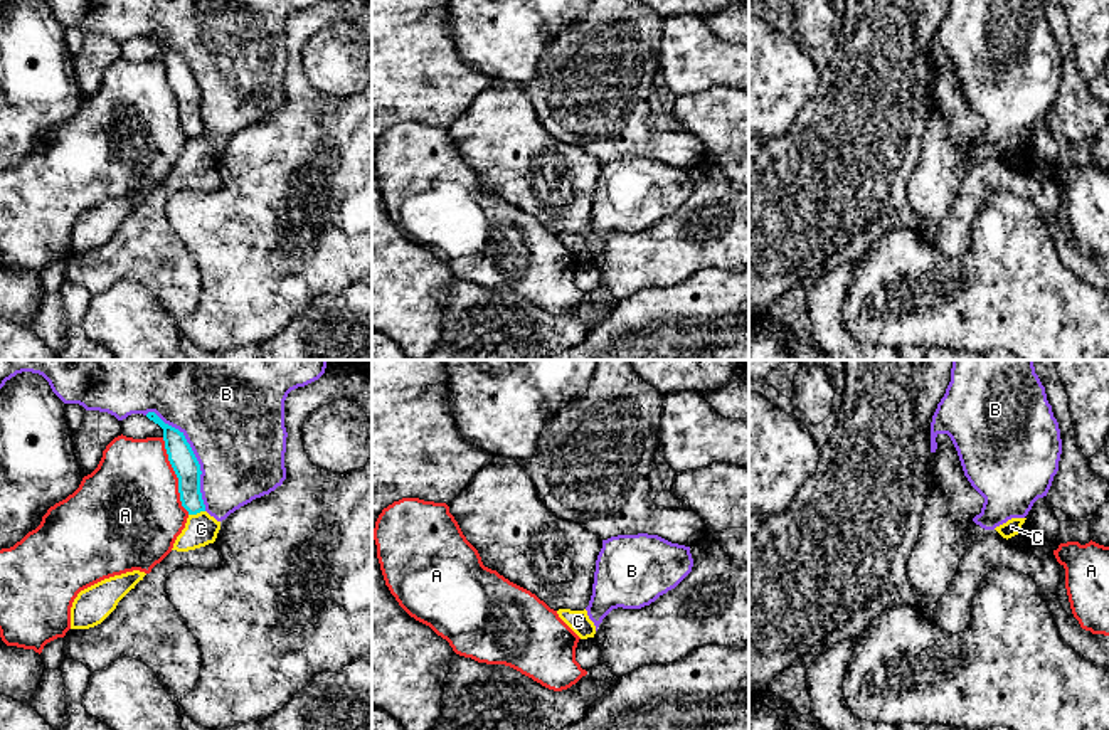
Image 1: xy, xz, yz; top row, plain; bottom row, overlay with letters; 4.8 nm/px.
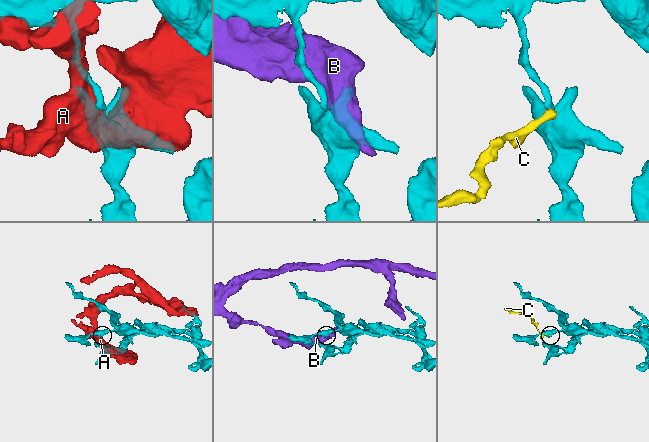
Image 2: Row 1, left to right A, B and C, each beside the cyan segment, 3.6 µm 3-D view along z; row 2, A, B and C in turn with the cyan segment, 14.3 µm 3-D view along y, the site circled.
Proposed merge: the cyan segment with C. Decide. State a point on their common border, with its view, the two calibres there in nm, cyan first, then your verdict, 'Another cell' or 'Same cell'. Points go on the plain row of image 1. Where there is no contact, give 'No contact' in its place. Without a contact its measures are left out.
Touches cyan at xy (196, 137). Thickness 120 nm (cyan) against 150 nm. Another cell

